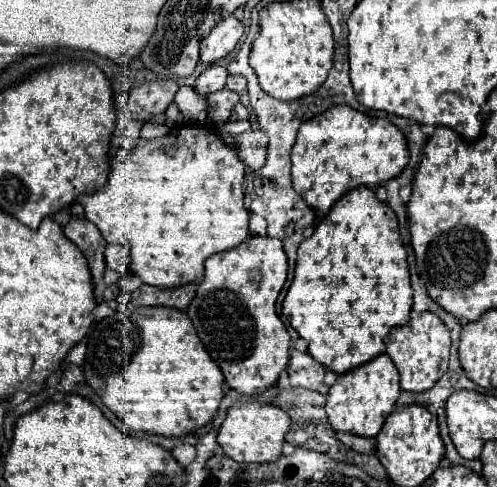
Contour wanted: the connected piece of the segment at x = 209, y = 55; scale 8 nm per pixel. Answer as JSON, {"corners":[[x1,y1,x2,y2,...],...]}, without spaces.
{"corners":[[229,16,225,20,221,20,211,32,209,36,201,42,201,50,199,50,199,58,203,64,213,64,219,58,225,58,239,42,243,34,243,24]]}

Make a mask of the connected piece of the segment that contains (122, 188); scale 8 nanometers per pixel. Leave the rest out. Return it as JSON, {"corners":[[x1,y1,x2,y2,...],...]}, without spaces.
{"corners":[[189,126,189,138,183,136,183,134,167,134,167,136,161,136,161,138,153,138,153,140,145,140,145,138,139,138,137,140,137,146,129,152,123,159,118,159,117,155,109,156,109,174,107,174,107,182,93,190,93,192,85,192,85,194,79,194,77,196,77,202,85,208,85,218,91,220,103,234,103,238,109,242,109,244,125,244,129,246,131,250,131,260,135,260,135,274,145,282,145,284,151,284,151,286,159,286,159,288,177,288,177,286,183,286,183,284,189,284,189,282,201,282,203,278,203,262,215,254,215,252,223,252,227,248,235,248,239,246,247,236,249,236,249,210,245,208,243,204,243,198,245,198,245,190,243,190,243,176,245,176,245,162,239,158,237,154,237,148,235,146,229,146,225,144,213,130,209,128,197,128,197,126]]}

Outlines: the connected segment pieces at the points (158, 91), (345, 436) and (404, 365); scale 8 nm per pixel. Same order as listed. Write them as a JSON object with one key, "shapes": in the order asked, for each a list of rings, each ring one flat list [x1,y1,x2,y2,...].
{"shapes":[[[155,80,145,82,131,90,127,110,135,120,149,120,149,116,165,112,165,108,173,102,177,92,175,80]],[[337,432,335,434,345,446,361,452,361,454,369,454,375,448,375,438,365,438,365,436,357,436,357,434,349,434,349,432]],[[421,312,413,316,405,326,395,326,387,334,387,354,401,374,401,388,411,392,429,390,447,372,449,348,451,348,449,330,433,312]]]}

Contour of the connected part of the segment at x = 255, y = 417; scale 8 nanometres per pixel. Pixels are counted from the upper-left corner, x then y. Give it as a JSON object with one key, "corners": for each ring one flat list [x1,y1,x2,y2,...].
{"corners":[[255,400,235,402,227,410,227,418,219,428,217,442,225,450,225,454,237,462,273,462,281,456,281,446,285,442,285,434,291,426,291,418,285,410,273,404,261,404]]}

